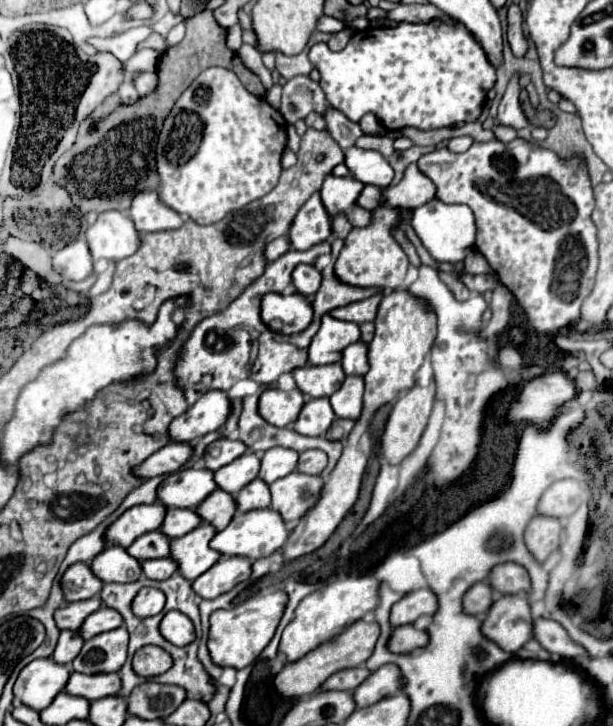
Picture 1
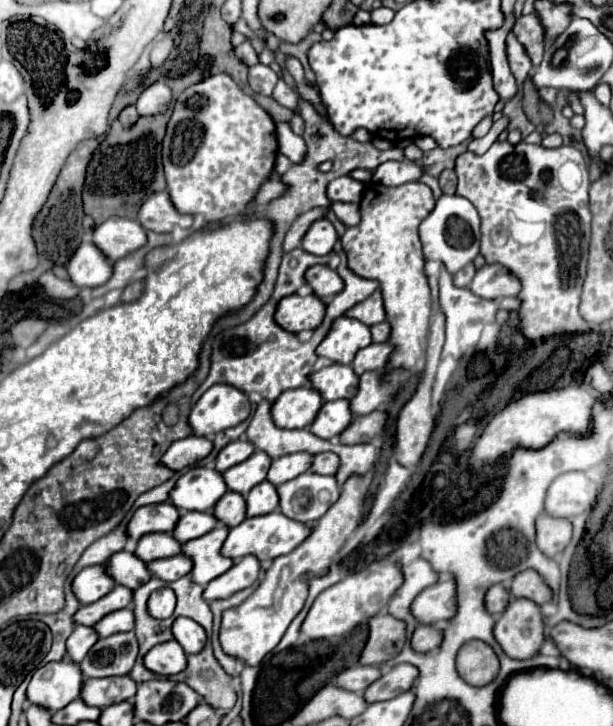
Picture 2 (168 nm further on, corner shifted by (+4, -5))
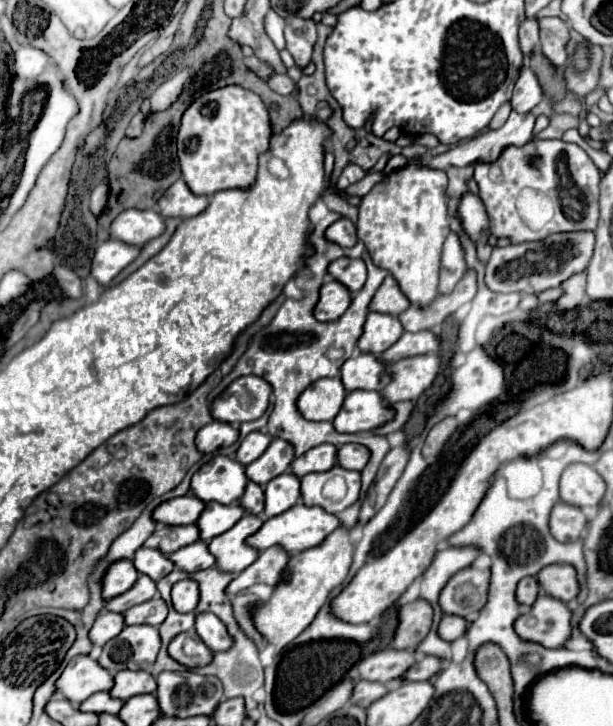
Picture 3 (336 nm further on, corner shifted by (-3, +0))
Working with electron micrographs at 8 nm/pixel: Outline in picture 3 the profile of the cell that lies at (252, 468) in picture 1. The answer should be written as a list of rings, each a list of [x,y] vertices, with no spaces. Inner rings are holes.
[[[272,439],[268,449],[256,461],[246,465],[246,477],[256,485],[264,487],[270,479],[282,475],[292,459],[294,459],[294,449],[290,449],[286,441]]]

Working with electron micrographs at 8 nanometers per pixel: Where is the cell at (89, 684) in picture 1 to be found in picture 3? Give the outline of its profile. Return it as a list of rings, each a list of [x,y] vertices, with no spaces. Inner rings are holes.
[[[118,671],[114,675],[114,687],[110,689],[110,695],[116,699],[130,699],[134,695],[154,693],[154,677],[148,671]]]

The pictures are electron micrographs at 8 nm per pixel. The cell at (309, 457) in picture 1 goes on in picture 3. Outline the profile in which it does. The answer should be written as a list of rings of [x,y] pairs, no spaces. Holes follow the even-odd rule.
[[[342,445],[342,447],[338,447],[336,463],[344,469],[362,471],[368,457],[370,457],[370,453],[366,453],[366,447],[362,447],[362,445]]]

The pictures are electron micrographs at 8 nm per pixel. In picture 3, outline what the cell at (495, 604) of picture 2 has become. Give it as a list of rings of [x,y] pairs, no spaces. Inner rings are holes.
[[[524,577],[524,579],[518,583],[518,587],[516,587],[516,601],[518,601],[520,605],[530,607],[530,605],[534,603],[538,591],[540,591],[540,587],[538,587],[536,577]]]

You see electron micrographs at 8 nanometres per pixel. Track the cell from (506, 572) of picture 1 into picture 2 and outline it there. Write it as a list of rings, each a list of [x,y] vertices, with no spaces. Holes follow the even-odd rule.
[[[525,570],[517,574],[511,582],[509,592],[515,598],[529,598],[537,604],[545,604],[553,598],[553,590],[545,584],[545,580],[535,570]]]

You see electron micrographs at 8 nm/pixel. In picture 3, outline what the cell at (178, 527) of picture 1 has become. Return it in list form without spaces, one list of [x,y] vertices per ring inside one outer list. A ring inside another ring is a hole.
[[[210,501],[210,505],[204,505],[204,511],[196,521],[200,539],[208,543],[212,537],[228,531],[242,515],[244,515],[244,509],[238,503],[214,505],[214,501]]]

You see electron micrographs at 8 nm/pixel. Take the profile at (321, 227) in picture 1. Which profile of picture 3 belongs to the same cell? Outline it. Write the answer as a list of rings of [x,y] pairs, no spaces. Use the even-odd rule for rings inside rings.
[[[344,217],[338,219],[338,221],[334,221],[334,223],[326,229],[324,237],[326,237],[328,241],[340,245],[340,247],[352,247],[352,245],[358,241],[358,237],[356,237],[356,227],[354,227],[348,219],[344,219]]]

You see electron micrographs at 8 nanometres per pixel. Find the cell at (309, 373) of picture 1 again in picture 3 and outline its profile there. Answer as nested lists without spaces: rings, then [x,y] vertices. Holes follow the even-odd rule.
[[[354,353],[350,359],[344,361],[340,367],[340,379],[346,391],[354,389],[368,389],[368,391],[380,391],[390,377],[384,373],[382,361],[376,359],[372,353]]]

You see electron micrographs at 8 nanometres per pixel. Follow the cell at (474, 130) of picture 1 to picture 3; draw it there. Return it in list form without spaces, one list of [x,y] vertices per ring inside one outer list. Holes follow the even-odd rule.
[[[504,103],[504,105],[502,105],[498,111],[496,111],[496,115],[494,115],[494,119],[490,121],[488,129],[498,129],[498,127],[502,127],[502,125],[506,123],[506,119],[508,119],[510,111],[512,111],[512,107],[510,107],[508,103]]]

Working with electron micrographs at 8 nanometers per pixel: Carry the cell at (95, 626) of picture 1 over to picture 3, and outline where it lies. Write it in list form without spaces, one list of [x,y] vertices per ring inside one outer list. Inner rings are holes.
[[[154,595],[150,601],[126,609],[122,617],[124,617],[124,625],[140,625],[140,623],[160,625],[166,619],[166,613],[168,613],[166,603],[158,595]]]

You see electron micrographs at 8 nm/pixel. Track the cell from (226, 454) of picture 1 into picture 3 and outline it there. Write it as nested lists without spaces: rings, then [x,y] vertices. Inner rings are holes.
[[[260,431],[250,433],[250,435],[240,443],[240,447],[238,447],[238,451],[236,451],[236,461],[242,463],[242,465],[252,463],[254,459],[258,459],[258,457],[266,451],[266,447],[270,445],[270,441],[272,441],[272,439],[270,439],[266,433],[260,433]]]

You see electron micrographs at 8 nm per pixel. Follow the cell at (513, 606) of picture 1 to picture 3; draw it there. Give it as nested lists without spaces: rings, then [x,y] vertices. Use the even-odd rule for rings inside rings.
[[[540,593],[530,611],[516,619],[514,631],[522,641],[540,643],[550,649],[562,647],[570,637],[570,615],[564,601]]]

